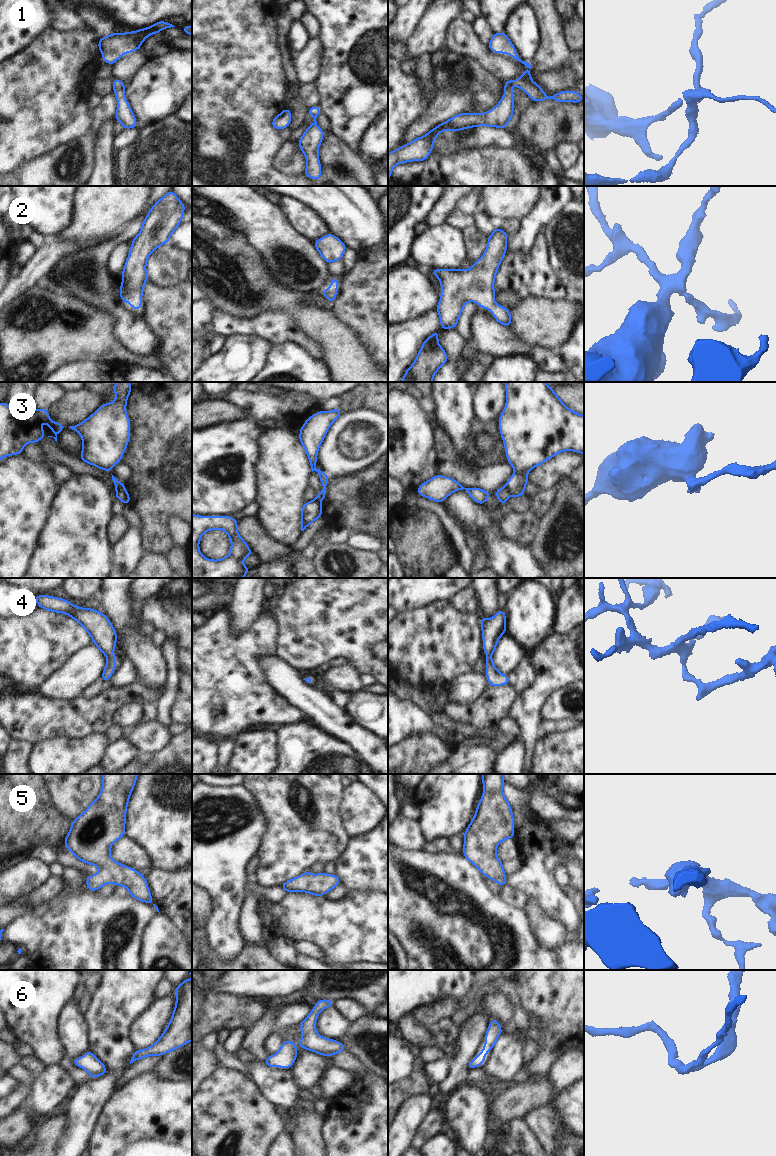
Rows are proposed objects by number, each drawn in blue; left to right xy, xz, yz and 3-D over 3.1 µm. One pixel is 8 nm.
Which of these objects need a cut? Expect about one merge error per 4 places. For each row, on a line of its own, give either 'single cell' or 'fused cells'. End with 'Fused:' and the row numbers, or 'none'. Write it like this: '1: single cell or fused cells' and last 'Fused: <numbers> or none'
1: single cell
2: single cell
3: fused cells
4: single cell
5: single cell
6: single cell
Fused: 3

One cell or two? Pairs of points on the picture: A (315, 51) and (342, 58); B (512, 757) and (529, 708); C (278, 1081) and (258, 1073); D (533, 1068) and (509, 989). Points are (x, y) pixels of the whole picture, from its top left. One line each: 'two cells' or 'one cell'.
A: two cells
B: two cells
C: one cell
D: two cells

